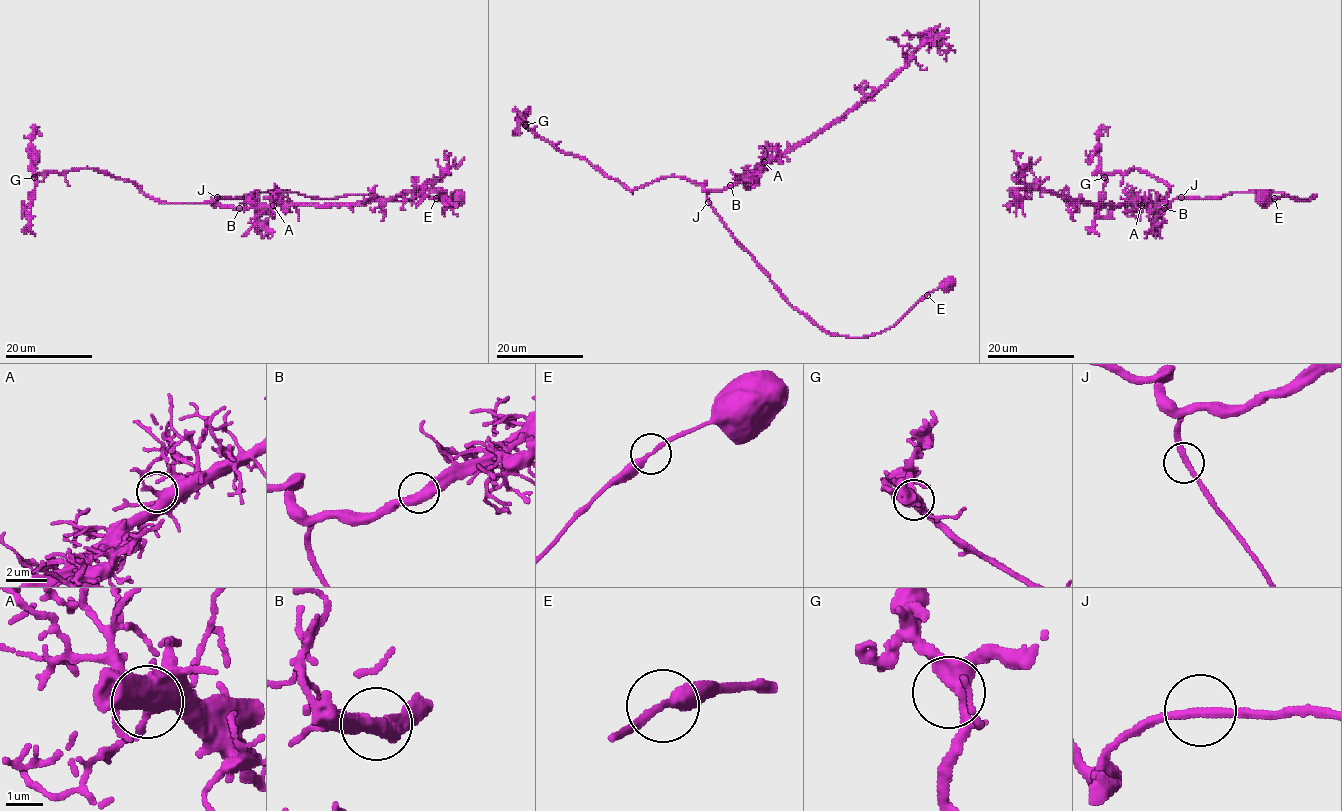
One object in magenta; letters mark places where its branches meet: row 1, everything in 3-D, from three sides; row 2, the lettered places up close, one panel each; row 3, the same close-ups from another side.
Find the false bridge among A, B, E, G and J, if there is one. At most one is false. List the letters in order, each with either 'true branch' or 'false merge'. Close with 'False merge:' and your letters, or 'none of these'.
A: true branch
B: true branch
E: true branch
G: true branch
J: true branch
False merge: none of these

